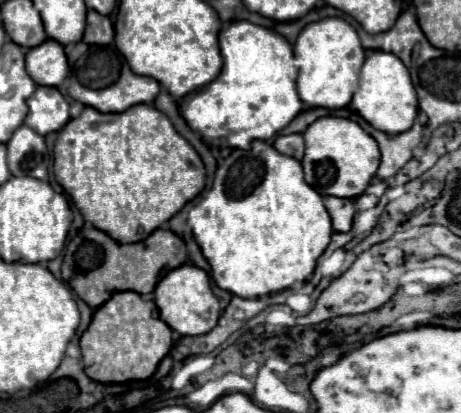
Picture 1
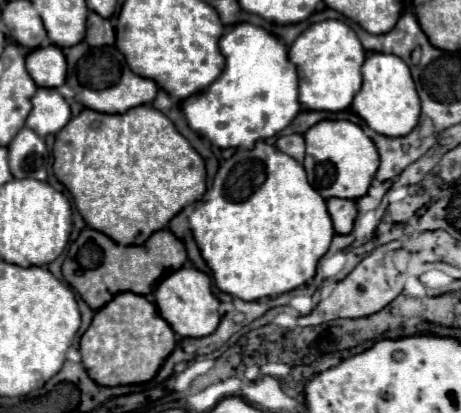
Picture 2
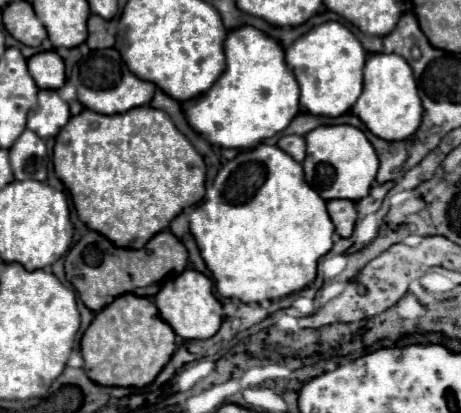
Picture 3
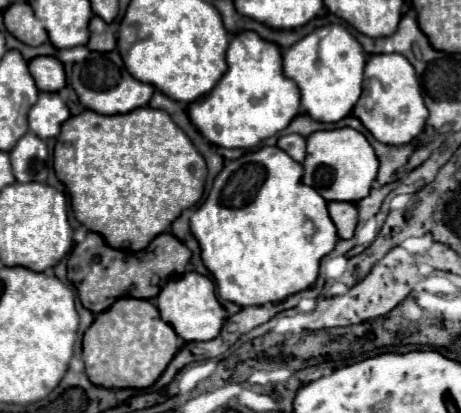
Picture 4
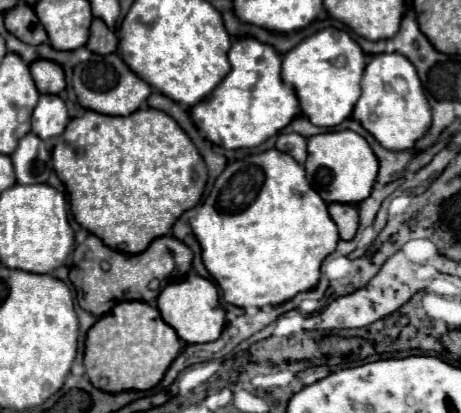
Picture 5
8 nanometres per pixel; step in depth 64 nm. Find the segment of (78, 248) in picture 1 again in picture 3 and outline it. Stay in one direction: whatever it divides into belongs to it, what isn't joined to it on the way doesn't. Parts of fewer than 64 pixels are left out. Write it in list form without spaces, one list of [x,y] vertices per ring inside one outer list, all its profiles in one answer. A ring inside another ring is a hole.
[[[90,230],[86,232],[66,254],[64,270],[66,280],[78,290],[82,302],[92,310],[98,312],[108,306],[114,296],[122,294],[136,294],[148,296],[148,288],[152,284],[164,282],[164,278],[172,278],[180,274],[188,264],[188,252],[184,244],[170,232],[158,232],[144,248],[130,250],[130,248],[116,248],[108,238]]]

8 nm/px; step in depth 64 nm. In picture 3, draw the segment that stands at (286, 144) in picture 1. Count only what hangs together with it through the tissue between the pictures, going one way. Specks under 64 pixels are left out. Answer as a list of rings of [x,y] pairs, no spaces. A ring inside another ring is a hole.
[[[282,136],[278,140],[278,148],[288,152],[296,162],[302,162],[304,156],[306,156],[306,144],[304,144],[304,138],[302,136]]]

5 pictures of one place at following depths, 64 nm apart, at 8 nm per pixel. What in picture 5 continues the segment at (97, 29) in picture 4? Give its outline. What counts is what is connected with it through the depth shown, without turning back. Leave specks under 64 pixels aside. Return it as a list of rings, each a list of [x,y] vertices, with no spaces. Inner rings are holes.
[[[96,18],[92,22],[92,28],[90,28],[90,40],[86,44],[86,48],[90,52],[96,52],[96,54],[110,54],[116,50],[116,44],[118,44],[118,38],[116,34],[100,20]]]

